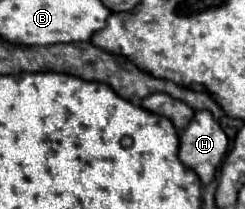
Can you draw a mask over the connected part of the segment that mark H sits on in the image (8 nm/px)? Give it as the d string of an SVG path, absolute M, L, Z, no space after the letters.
M196 111L188 127L180 135L180 161L196 171L200 181L208 185L216 167L228 149L226 133L214 121L210 111Z

